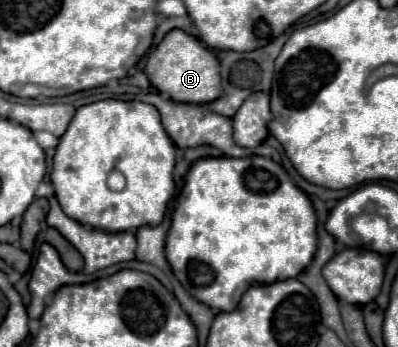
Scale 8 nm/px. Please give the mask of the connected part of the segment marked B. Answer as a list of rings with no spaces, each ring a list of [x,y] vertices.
[[[173,29],[165,35],[165,39],[149,55],[145,73],[153,87],[167,93],[177,103],[209,103],[223,93],[217,57],[205,47],[203,41],[187,35],[181,29]]]

